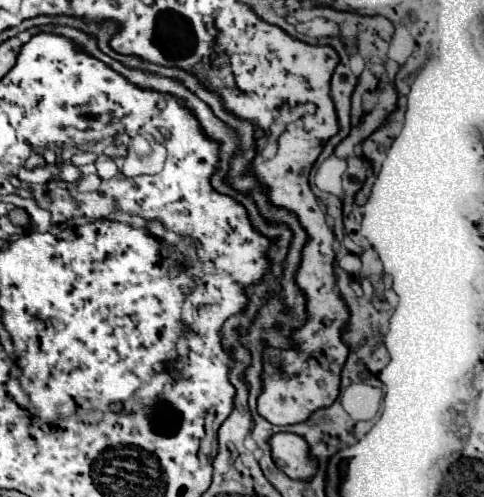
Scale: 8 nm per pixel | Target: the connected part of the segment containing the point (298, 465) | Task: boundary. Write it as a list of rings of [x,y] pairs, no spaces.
[[[278,432],[268,440],[274,464],[290,478],[308,480],[316,472],[316,460],[310,456],[308,444],[298,434]]]

